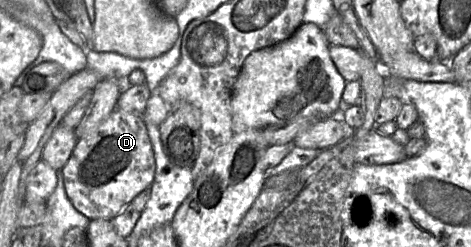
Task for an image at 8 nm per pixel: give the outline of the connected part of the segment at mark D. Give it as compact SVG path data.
M116 108L87 136L78 139L62 169L66 194L89 220L111 220L143 190L150 188L156 163L143 117Z

